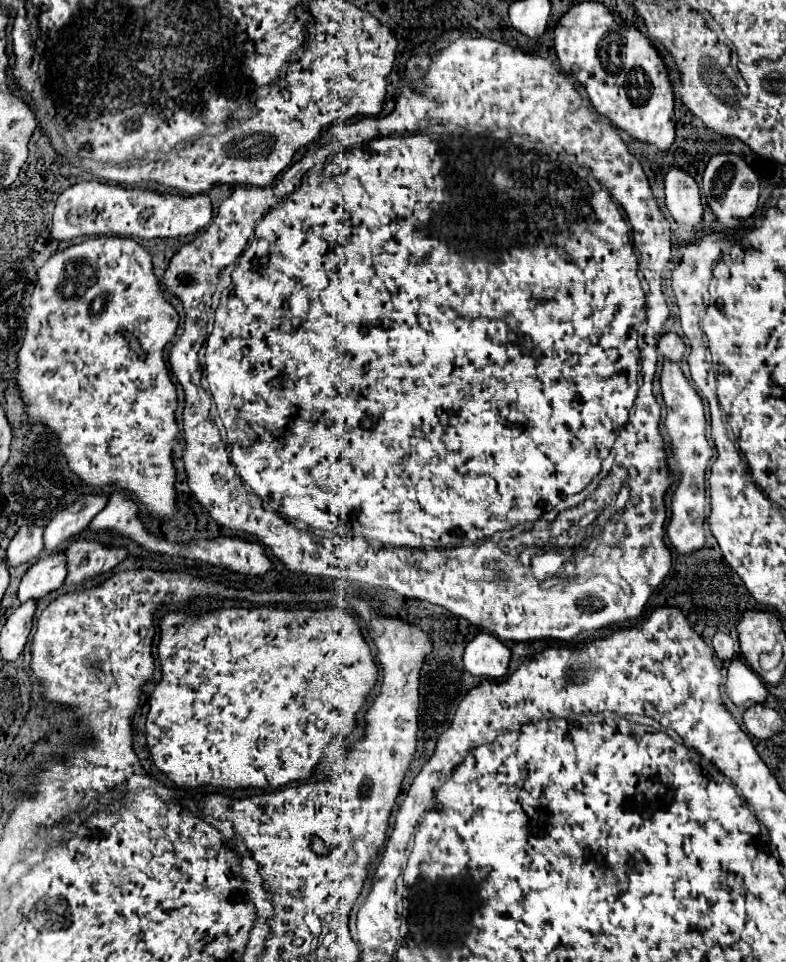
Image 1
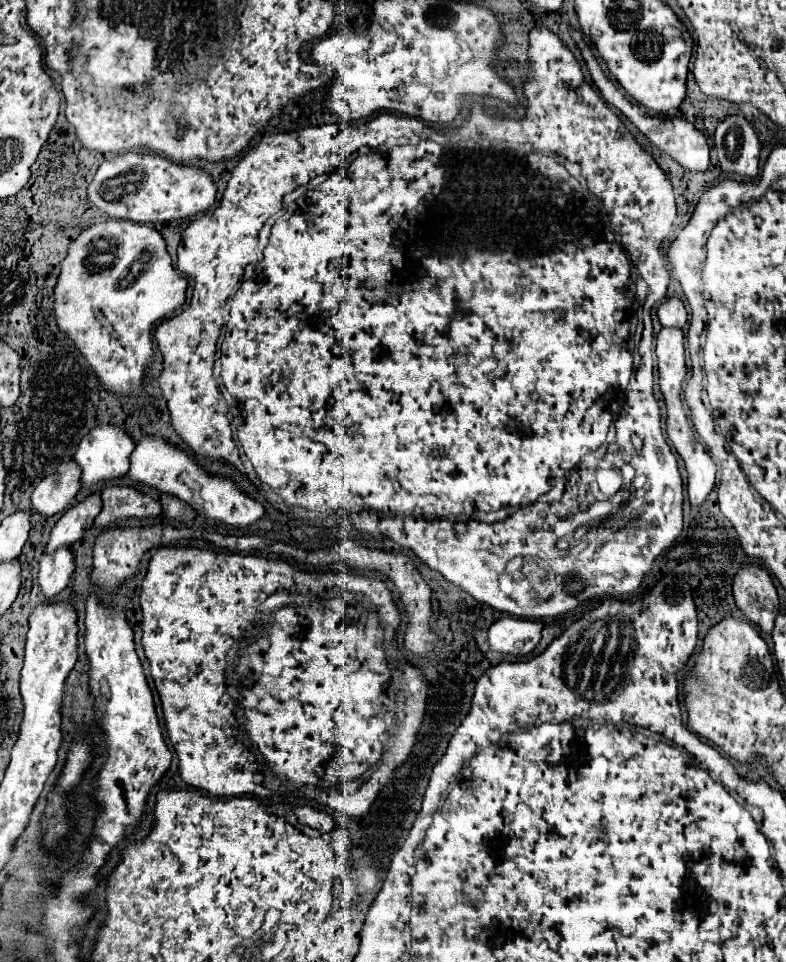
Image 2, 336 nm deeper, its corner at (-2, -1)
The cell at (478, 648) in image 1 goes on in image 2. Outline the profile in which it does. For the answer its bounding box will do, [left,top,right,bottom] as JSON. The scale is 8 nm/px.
[488,618,544,656]

